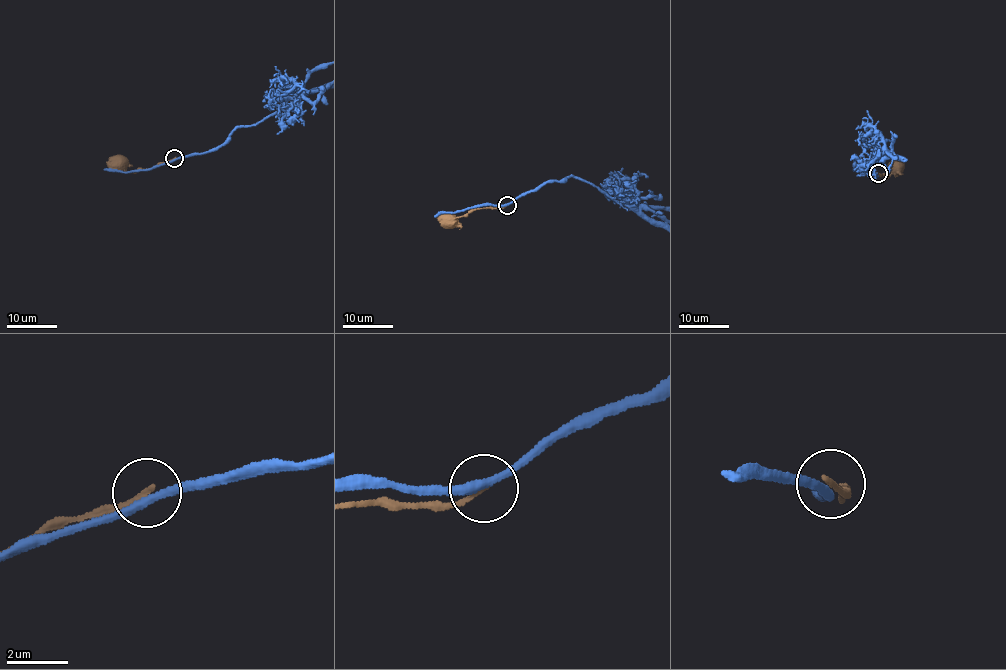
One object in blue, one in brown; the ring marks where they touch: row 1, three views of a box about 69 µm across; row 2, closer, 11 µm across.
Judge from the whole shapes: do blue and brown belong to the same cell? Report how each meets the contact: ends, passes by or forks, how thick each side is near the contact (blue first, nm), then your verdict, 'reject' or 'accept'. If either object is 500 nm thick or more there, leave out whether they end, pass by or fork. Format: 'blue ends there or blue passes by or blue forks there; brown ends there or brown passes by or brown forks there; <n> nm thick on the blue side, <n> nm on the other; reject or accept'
blue passes by; brown ends there; 280 nm thick on the blue side, 180 nm on the other; reject

